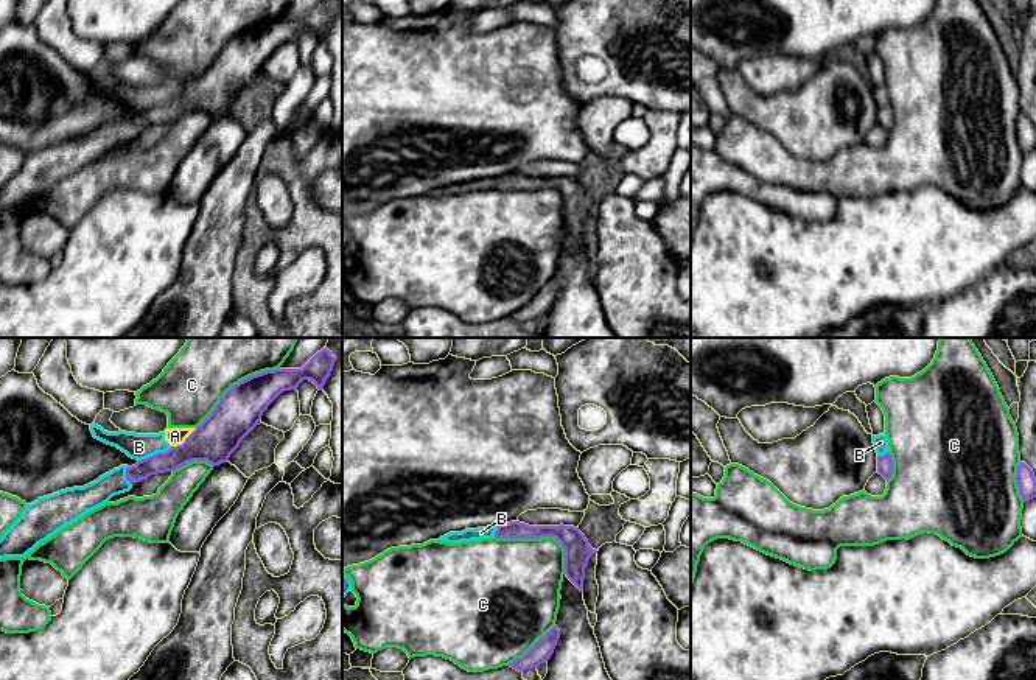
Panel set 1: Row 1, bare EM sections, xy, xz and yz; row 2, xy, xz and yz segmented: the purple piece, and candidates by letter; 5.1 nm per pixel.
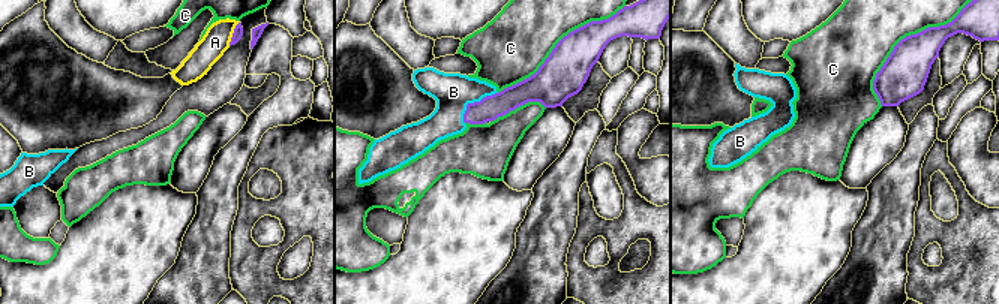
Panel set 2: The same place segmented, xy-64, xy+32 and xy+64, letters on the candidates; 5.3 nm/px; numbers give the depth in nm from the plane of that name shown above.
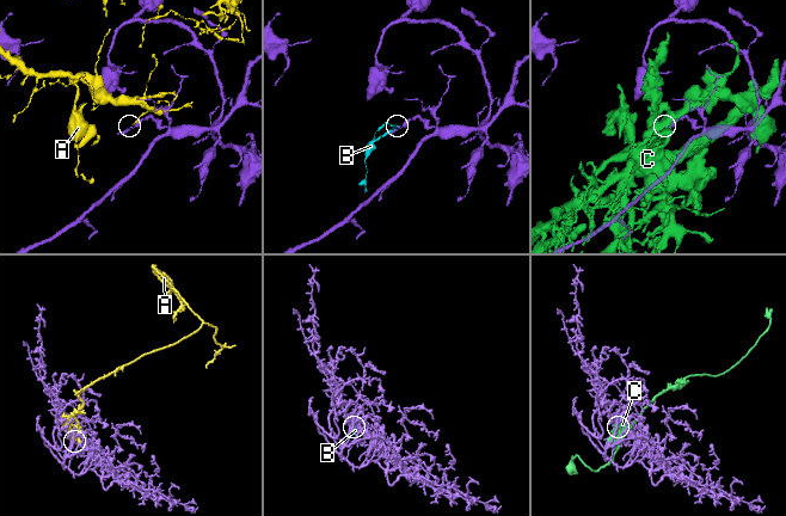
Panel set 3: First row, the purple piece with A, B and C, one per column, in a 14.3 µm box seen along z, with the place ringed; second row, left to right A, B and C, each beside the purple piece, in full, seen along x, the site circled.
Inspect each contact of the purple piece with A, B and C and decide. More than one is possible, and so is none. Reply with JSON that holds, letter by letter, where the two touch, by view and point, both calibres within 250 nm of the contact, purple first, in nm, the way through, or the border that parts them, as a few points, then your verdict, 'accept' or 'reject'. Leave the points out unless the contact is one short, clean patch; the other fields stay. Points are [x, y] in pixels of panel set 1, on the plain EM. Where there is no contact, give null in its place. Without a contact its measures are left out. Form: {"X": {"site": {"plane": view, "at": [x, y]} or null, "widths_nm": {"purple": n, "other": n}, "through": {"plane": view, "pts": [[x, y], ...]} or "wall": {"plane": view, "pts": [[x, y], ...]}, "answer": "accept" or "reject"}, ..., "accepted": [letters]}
{"A": {"site": {"plane": "xy", "at": [185, 92]}, "widths_nm": {"purple": 220, "other": 100}, "answer": "reject"}, "B": {"site": {"plane": "xy", "at": [154, 106]}, "widths_nm": {"purple": 160, "other": 130}, "through": {"plane": "xy", "pts": [[201, 97], [181, 106], [154, 106], [148, 100], [139, 98]]}, "answer": "accept"}, "C": {"site": {"plane": "xz", "at": [543, 187]}, "widths_nm": {"purple": 140, "other": 420}, "answer": "reject"}, "accepted": ["B"]}

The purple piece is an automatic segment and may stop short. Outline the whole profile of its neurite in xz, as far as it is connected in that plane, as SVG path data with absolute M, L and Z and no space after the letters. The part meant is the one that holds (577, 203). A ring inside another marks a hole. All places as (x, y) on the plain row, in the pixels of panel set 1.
M520 173L502 174L462 184L450 184L440 188L440 193L460 195L481 190L541 190L555 188L565 201L565 226L583 243L585 219L590 209L597 204L588 196L585 187L574 177L529 177Z

